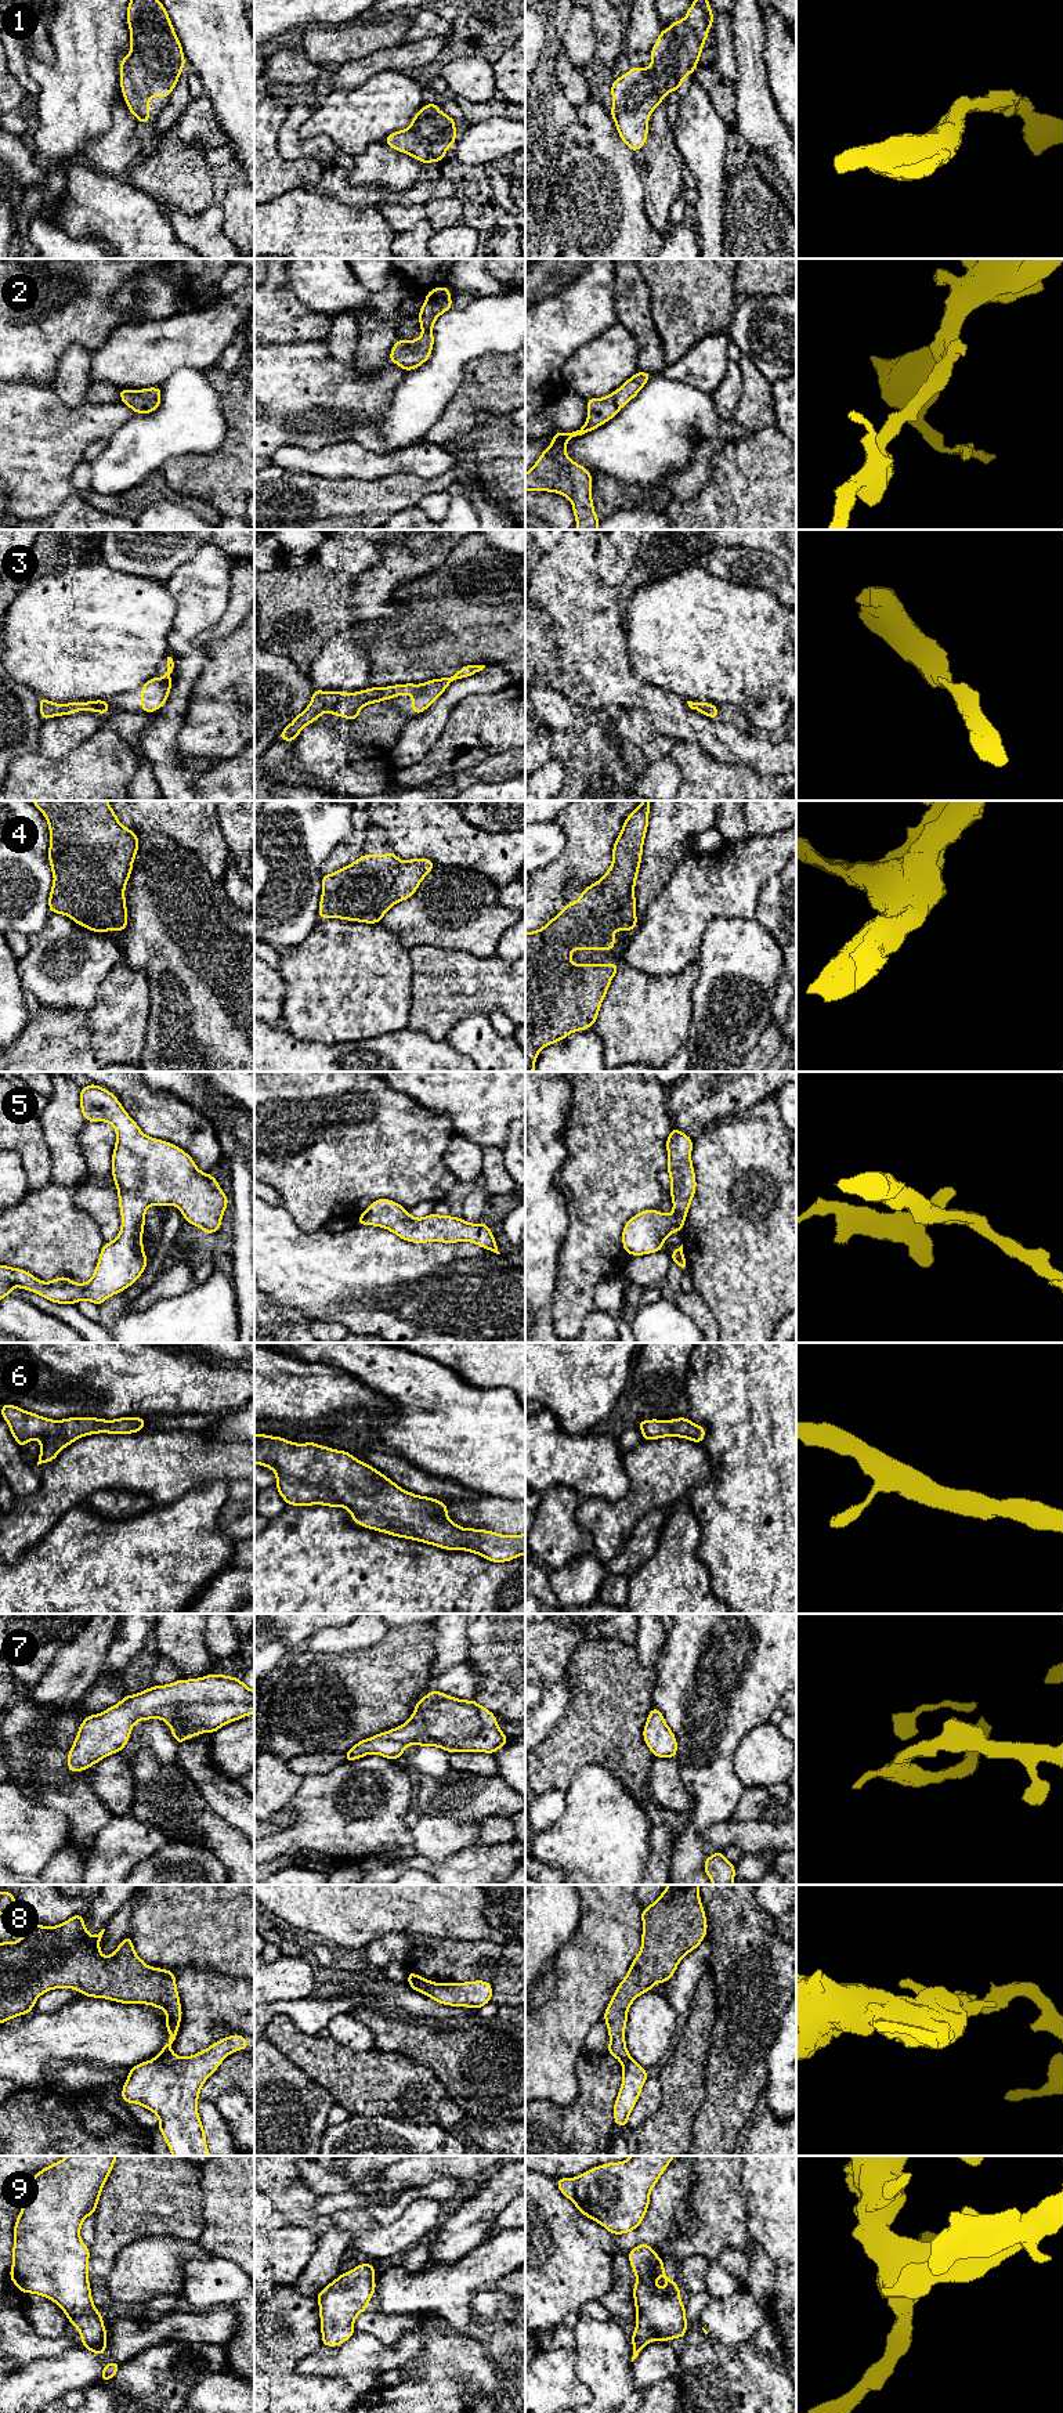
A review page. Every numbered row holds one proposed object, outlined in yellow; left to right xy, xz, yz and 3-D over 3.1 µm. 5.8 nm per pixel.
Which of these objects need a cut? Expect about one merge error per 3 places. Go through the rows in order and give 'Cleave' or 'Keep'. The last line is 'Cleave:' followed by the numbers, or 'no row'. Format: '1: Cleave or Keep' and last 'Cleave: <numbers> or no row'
1: Keep
2: Keep
3: Keep
4: Keep
5: Keep
6: Keep
7: Keep
8: Cleave
9: Keep
Cleave: 8

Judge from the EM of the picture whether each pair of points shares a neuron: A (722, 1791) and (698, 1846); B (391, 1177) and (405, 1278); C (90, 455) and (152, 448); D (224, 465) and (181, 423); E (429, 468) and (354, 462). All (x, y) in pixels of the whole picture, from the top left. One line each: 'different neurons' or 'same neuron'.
A: same neuron
B: different neurons
C: different neurons
D: different neurons
E: same neuron

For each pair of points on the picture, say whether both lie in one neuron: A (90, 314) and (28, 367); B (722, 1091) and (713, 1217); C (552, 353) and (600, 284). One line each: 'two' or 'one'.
A: one
B: two
C: one

